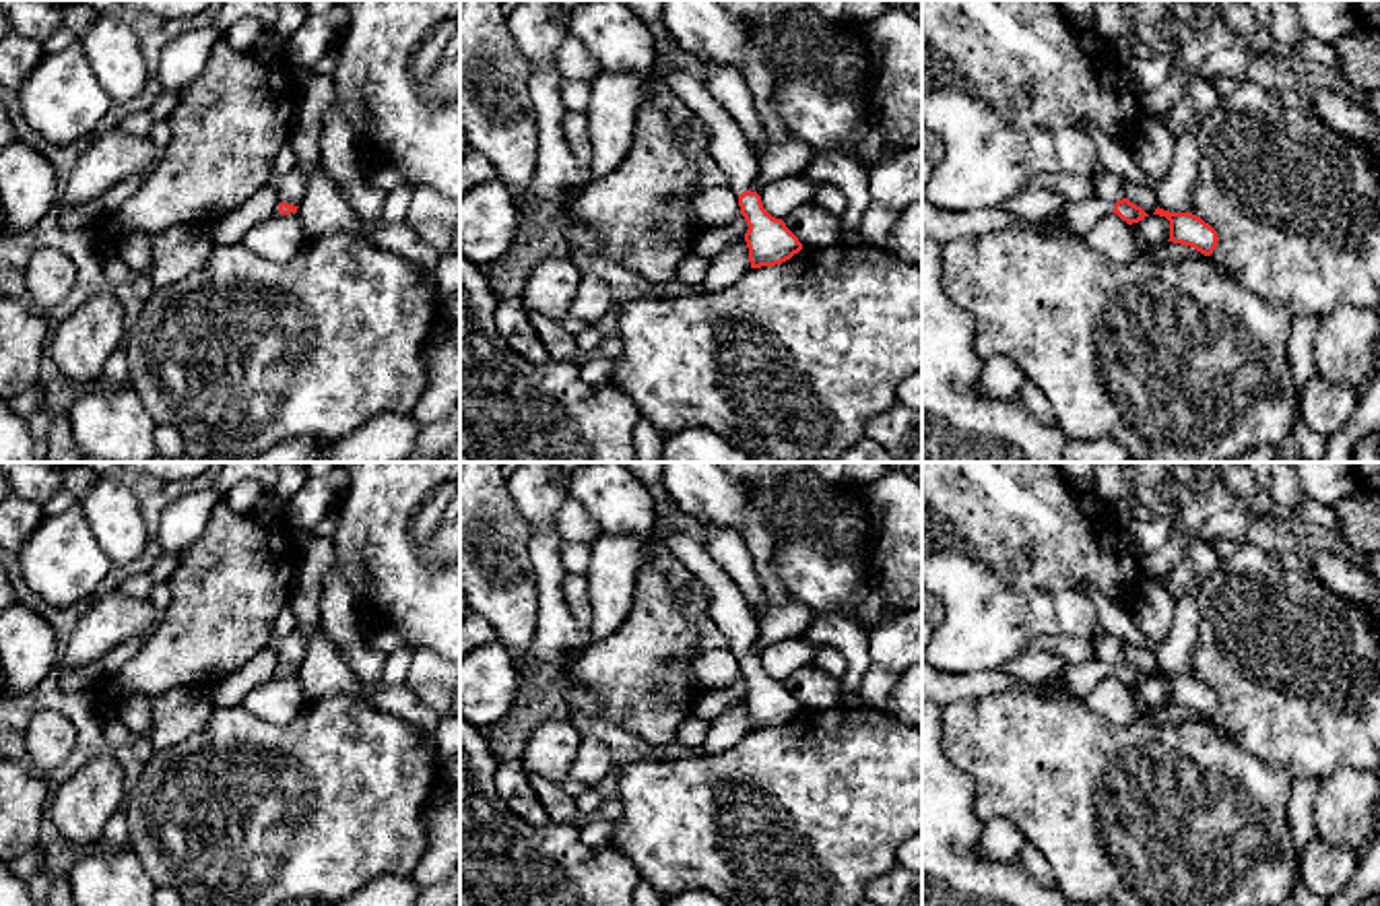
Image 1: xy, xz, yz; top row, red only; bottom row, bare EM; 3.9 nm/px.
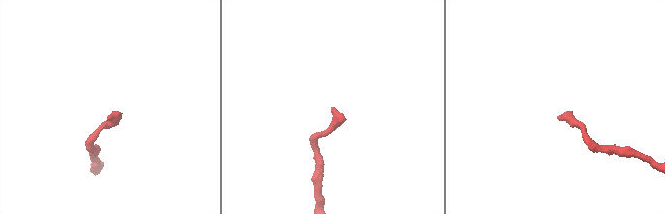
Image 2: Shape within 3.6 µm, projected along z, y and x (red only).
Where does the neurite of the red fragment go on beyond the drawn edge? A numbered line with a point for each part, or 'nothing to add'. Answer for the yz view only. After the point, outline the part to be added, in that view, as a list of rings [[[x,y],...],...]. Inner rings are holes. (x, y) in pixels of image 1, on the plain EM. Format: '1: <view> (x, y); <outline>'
1: yz (1079, 677); [[[1091,656],[1083,662],[1064,662],[1054,683],[1069,687],[1075,698],[1085,700],[1091,689],[1097,687],[1112,673],[1114,667]]]

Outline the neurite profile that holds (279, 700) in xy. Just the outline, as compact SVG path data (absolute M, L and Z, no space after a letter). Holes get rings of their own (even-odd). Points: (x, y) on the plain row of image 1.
M276 675L272 681L252 689L241 706L266 722L289 724L301 712L305 702L297 675Z

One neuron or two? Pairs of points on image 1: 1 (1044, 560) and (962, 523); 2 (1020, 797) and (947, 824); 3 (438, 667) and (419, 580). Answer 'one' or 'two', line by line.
1: one
2: two
3: two

